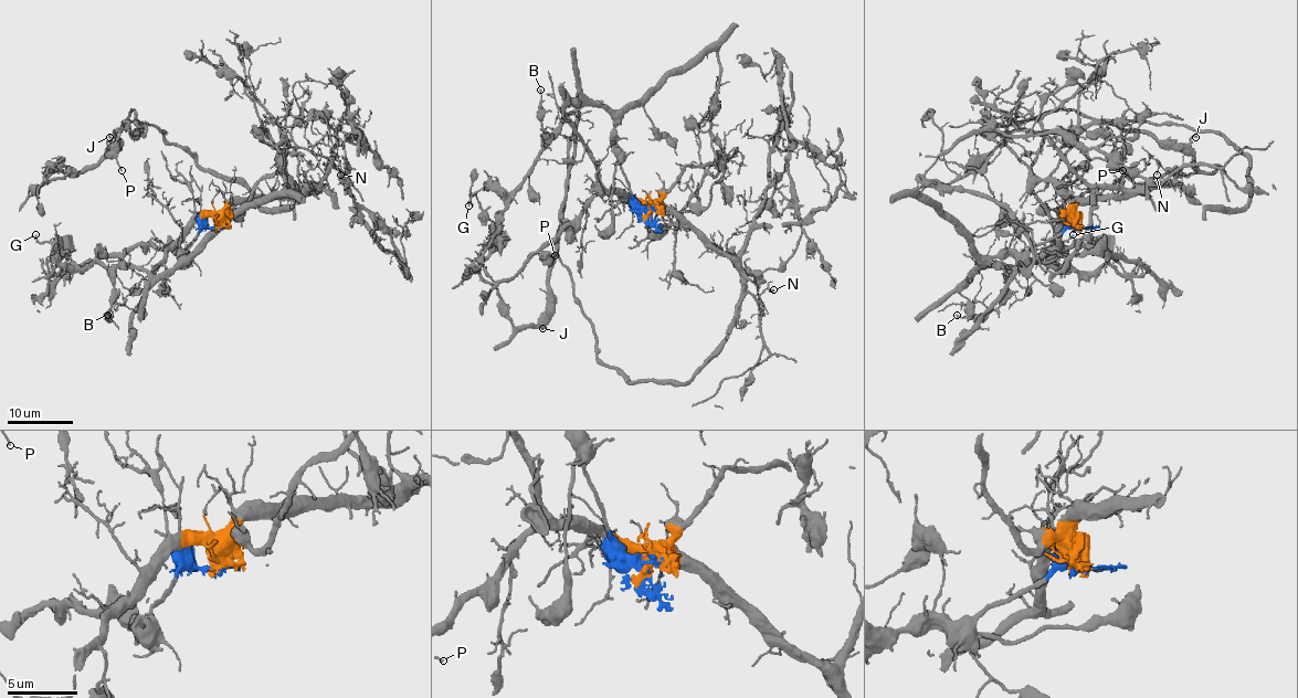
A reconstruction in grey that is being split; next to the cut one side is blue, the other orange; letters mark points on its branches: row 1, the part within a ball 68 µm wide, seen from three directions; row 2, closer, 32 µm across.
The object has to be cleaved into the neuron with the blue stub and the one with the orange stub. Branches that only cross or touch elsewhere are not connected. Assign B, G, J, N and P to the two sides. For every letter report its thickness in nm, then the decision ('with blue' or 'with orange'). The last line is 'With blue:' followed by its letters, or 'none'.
B: 160 nm | with blue
G: 200 nm | with blue
J: 190 nm | with orange
N: 80 nm | with orange
P: 110 nm | with orange
With blue: B, G

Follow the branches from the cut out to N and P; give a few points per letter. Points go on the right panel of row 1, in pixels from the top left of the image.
N: (1078, 226), (1077, 204), (1090, 200), (1125, 198), (1140, 189), (1153, 189), (1168, 173), (1157, 159), (1157, 173)
P: (1078, 226), (1077, 204), (1146, 187), (1248, 198), (1248, 159), (1181, 125), (1121, 122), (1122, 170)

